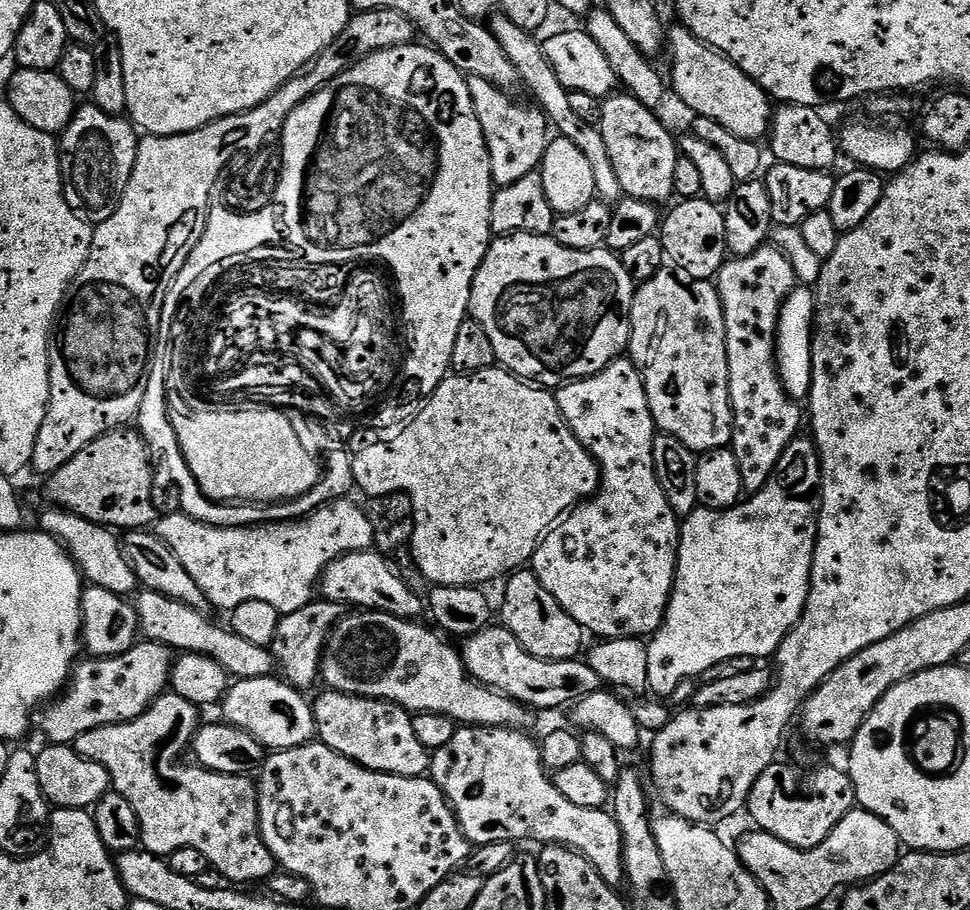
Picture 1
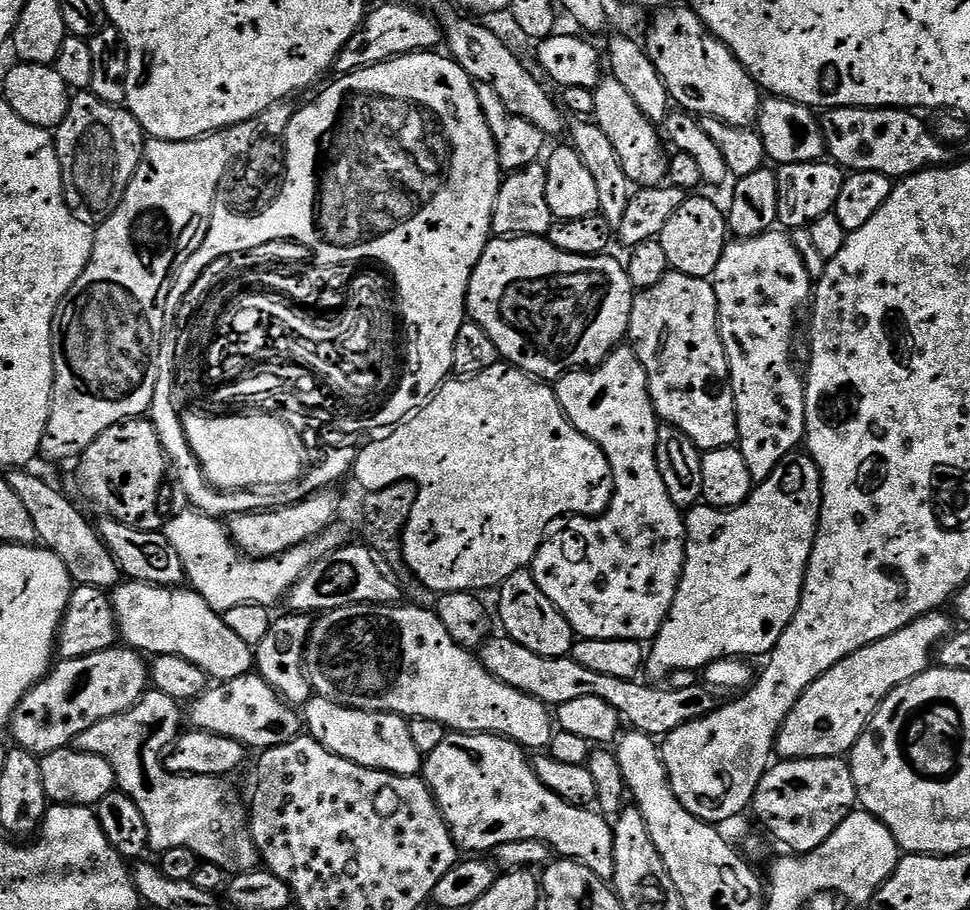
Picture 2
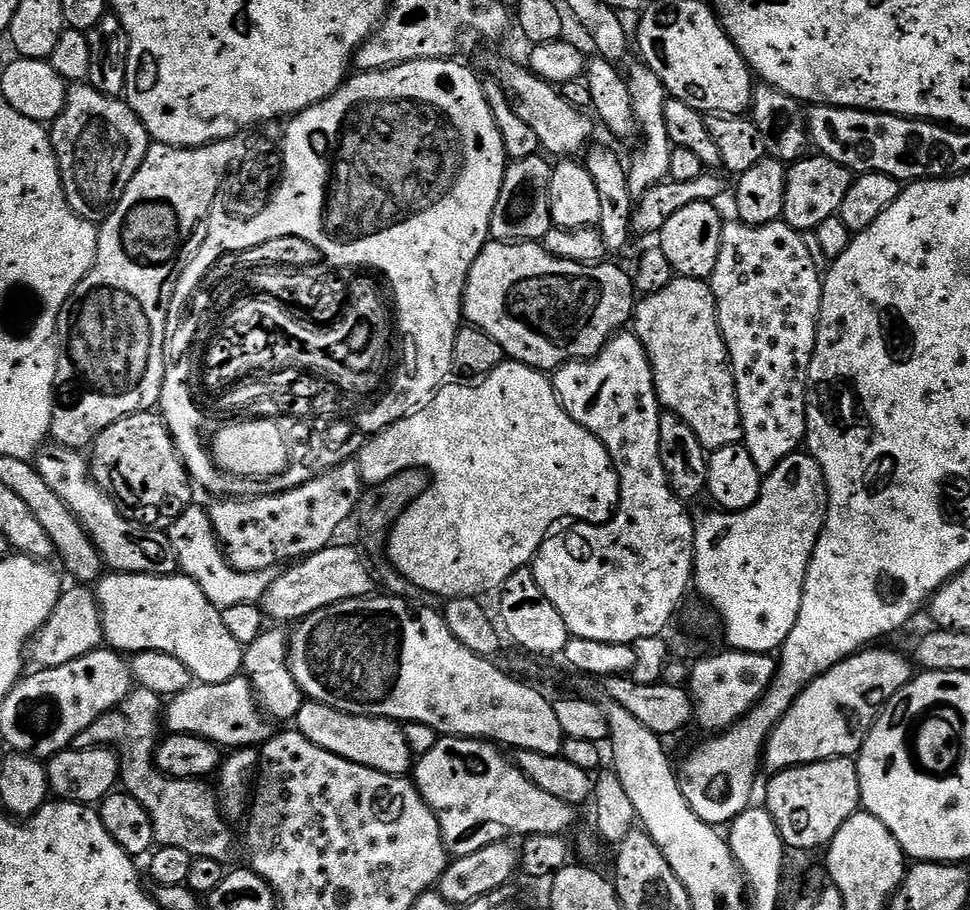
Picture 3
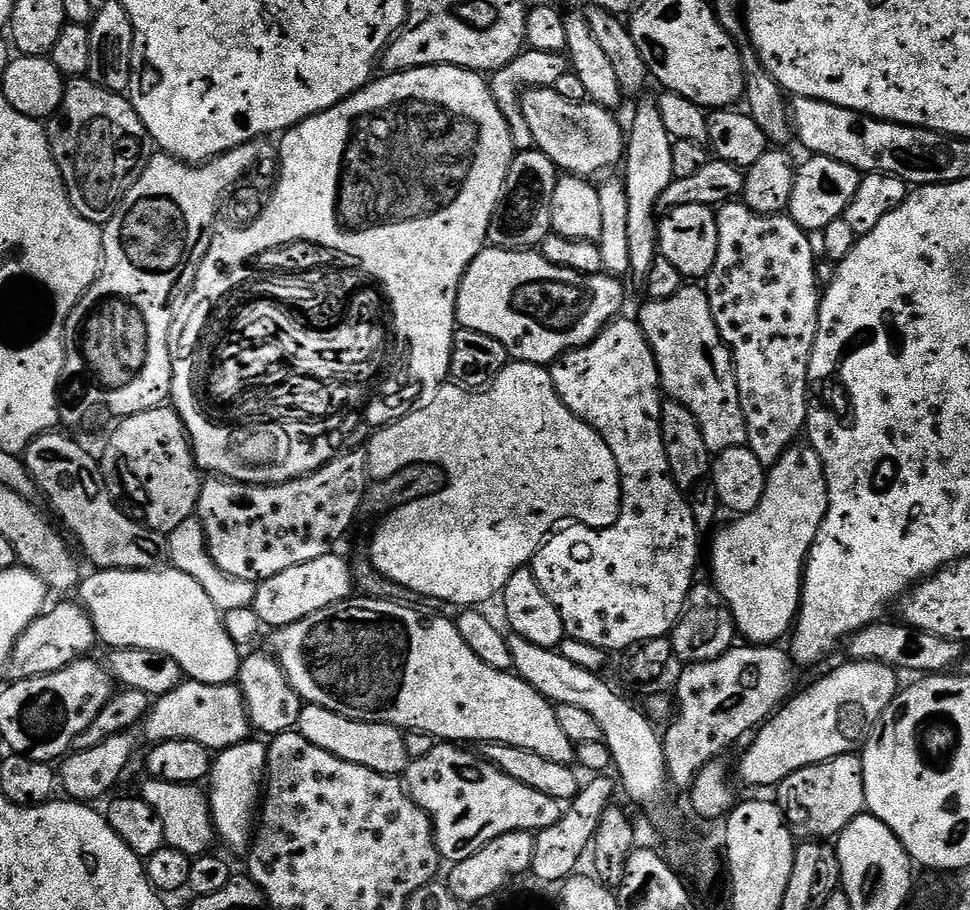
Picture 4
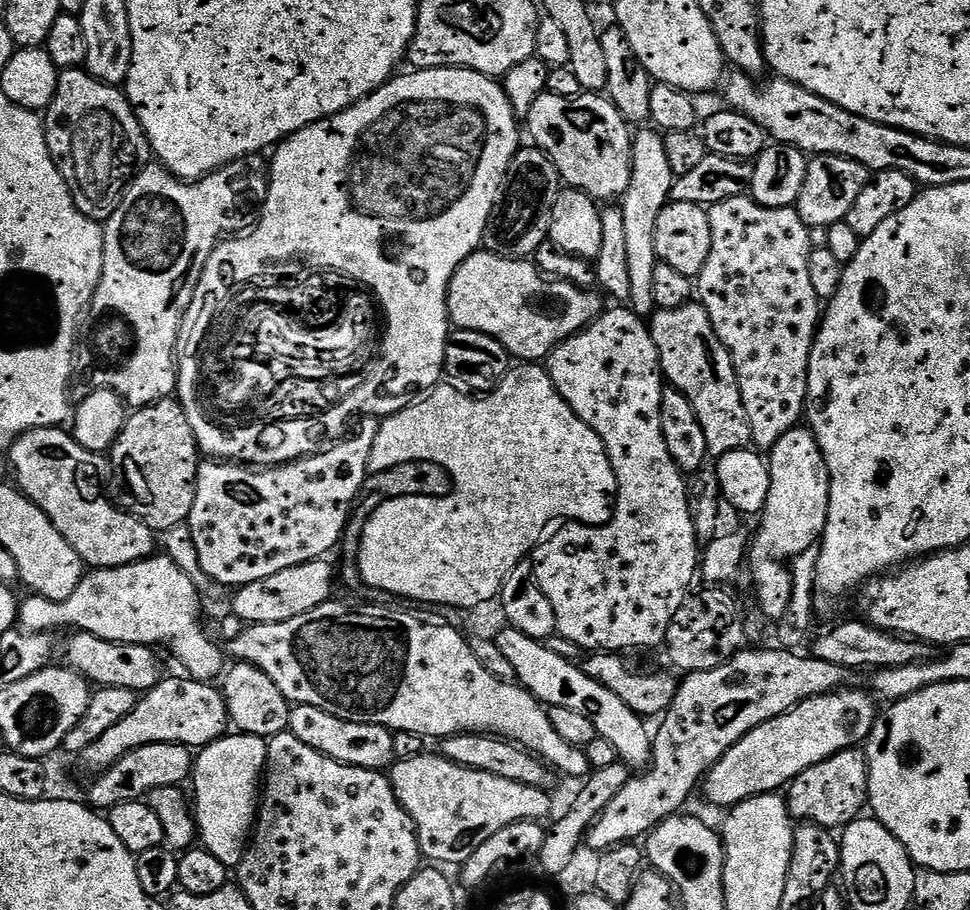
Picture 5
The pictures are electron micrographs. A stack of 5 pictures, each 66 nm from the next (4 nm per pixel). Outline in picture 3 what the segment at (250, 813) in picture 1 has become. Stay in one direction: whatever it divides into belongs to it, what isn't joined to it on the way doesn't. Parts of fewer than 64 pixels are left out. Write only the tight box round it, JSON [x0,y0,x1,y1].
[74,687,236,862]

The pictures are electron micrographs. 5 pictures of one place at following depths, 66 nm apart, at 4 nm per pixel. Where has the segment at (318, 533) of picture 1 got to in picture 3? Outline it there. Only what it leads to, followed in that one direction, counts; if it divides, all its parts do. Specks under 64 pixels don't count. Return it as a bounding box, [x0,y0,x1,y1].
[166,506,278,609]

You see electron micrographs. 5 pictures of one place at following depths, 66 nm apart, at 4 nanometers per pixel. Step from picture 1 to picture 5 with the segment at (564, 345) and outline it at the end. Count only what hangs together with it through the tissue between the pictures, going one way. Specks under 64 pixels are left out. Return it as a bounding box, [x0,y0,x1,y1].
[448,250,602,362]

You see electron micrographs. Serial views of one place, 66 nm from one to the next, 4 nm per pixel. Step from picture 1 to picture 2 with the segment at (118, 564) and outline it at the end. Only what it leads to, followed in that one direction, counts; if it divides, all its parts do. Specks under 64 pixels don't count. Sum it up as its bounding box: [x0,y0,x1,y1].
[7,469,122,589]

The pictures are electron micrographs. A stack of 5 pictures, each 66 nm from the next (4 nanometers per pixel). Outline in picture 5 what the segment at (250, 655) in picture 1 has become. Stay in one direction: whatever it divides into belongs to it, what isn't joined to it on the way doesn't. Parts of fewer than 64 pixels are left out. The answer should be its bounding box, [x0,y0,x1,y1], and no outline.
[18,554,225,682]

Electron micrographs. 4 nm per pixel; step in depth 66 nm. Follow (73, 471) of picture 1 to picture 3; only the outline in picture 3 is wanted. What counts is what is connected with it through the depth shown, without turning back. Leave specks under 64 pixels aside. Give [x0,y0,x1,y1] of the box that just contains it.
[90,411,194,525]

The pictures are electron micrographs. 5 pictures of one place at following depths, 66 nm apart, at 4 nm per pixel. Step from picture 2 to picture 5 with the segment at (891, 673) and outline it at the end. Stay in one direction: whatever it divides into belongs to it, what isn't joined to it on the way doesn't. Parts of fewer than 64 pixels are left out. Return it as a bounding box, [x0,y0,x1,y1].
[702,686,878,810]

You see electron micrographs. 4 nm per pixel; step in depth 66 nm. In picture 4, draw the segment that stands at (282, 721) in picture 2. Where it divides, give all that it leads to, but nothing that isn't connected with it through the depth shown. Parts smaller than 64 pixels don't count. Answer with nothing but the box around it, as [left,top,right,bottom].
[142,679,250,750]

